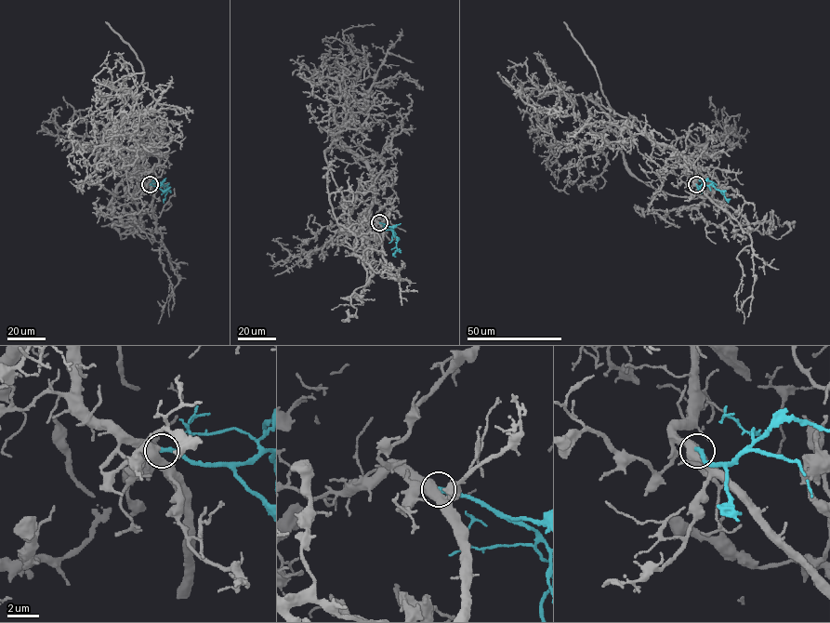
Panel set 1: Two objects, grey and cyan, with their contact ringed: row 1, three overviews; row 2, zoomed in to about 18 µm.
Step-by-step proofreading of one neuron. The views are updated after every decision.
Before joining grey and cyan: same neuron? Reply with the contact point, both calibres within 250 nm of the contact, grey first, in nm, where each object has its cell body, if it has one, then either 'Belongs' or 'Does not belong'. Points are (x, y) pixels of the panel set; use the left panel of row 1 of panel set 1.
Place: (150, 184). Thickness 550 nm (grey) against 280 nm. Soma of grey: none. Soma of cyan: none. Belongs

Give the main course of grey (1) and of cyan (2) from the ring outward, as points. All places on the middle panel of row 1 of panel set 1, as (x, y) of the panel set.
1: (379, 223), (368, 219), (373, 172), (335, 130), (361, 100), (353, 90), (359, 59), (343, 33), (375, 25)
2: (379, 223), (392, 230), (397, 239), (397, 250), (393, 255)

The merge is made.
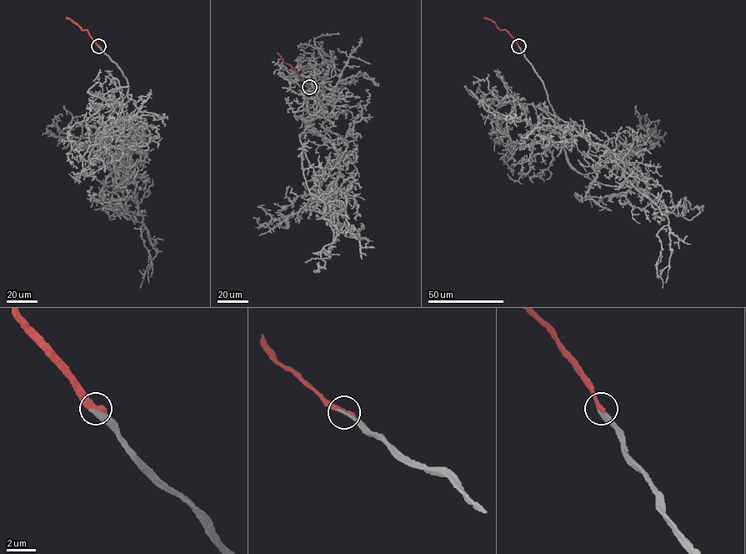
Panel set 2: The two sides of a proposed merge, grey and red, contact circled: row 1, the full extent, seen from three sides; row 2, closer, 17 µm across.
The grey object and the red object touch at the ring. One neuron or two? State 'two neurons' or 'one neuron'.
one neuron

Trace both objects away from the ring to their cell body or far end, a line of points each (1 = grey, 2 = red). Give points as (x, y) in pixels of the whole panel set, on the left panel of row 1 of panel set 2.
1: (97, 46), (128, 86), (111, 118), (124, 135), (124, 171), (135, 182), (137, 212), (156, 252), (139, 288)
2: (97, 46), (87, 29), (82, 30), (66, 17)

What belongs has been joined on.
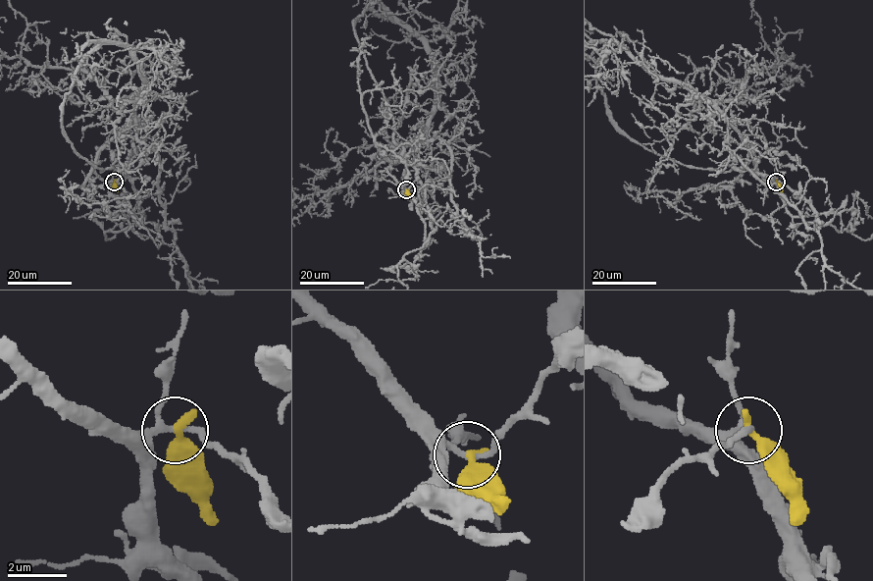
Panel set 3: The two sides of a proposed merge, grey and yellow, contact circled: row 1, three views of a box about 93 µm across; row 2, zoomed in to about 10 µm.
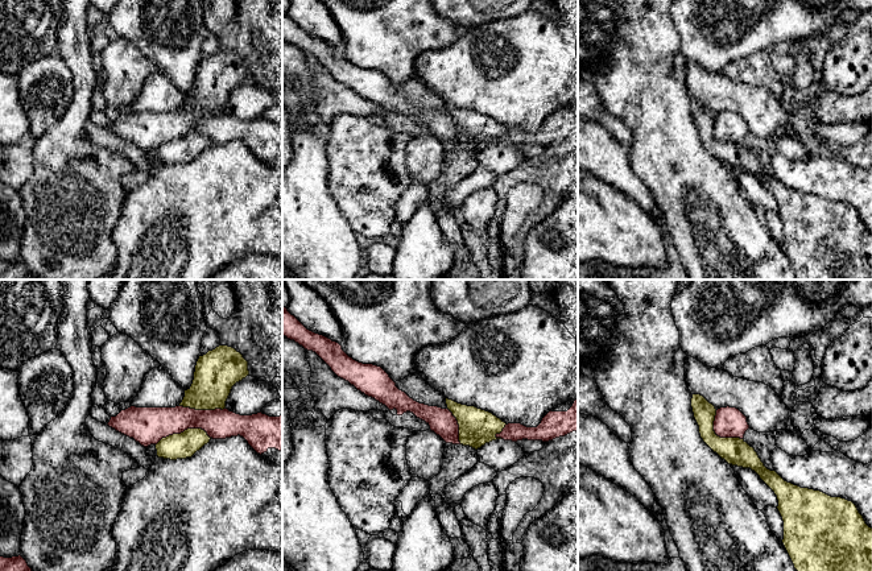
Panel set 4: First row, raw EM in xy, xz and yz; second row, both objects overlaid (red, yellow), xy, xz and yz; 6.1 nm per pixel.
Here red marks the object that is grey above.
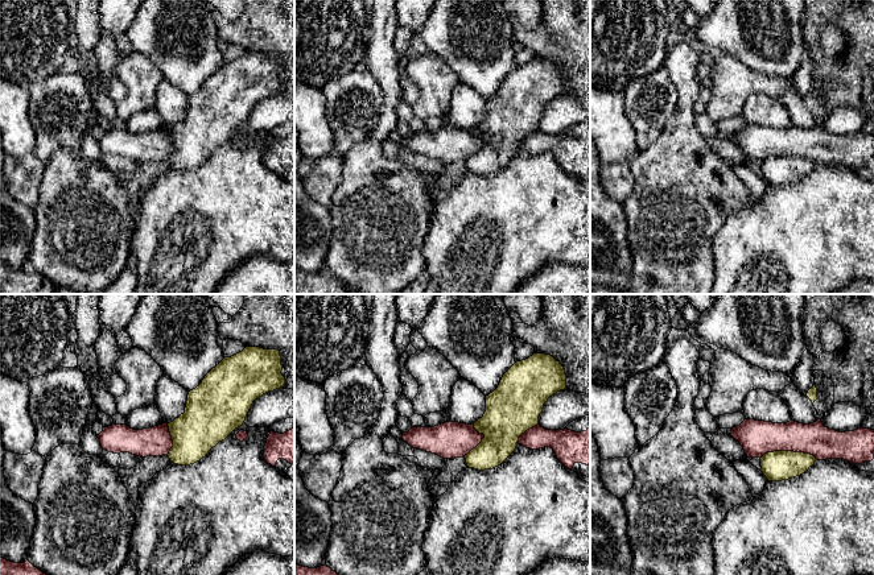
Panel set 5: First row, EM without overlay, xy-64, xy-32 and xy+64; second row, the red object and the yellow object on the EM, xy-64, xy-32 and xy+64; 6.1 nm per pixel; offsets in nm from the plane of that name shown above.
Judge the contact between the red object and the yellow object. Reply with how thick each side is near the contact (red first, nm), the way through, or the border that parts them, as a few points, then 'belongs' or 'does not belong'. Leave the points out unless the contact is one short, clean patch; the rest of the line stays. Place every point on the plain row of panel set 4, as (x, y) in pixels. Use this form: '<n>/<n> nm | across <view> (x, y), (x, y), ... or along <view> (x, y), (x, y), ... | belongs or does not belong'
220/160 nm | does not belong

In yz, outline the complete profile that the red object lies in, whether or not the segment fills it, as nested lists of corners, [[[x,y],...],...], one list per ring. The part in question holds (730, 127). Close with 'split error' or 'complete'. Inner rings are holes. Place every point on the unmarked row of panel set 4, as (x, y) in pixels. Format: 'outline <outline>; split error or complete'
outline [[[720,112],[716,115],[714,136],[720,142],[744,142],[749,133],[747,121],[736,112]]]; complete

